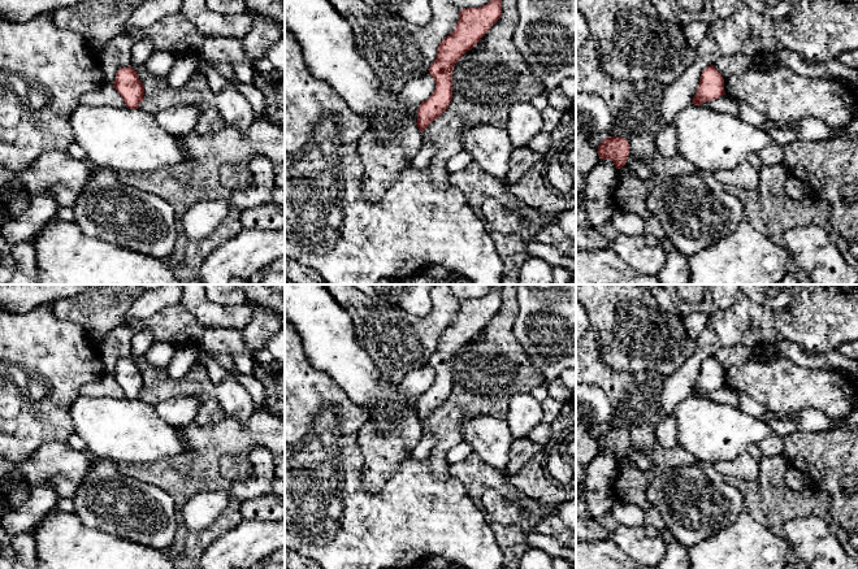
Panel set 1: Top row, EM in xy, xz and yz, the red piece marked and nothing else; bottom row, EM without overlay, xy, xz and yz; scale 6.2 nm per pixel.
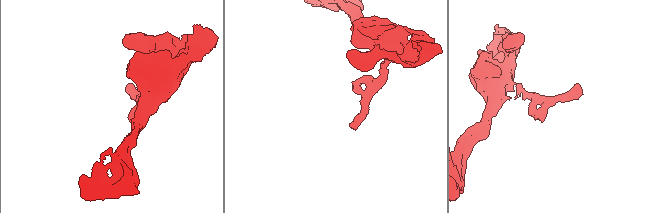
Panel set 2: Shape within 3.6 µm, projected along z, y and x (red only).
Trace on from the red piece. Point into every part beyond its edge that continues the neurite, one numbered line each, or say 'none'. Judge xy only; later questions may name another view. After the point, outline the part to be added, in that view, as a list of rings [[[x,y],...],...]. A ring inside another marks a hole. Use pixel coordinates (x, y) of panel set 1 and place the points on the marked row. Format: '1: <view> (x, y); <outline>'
none

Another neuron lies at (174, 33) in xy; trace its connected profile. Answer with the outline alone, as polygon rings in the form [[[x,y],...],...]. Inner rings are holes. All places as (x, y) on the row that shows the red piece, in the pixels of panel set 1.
[[[178,12],[161,18],[147,29],[130,31],[129,39],[133,44],[142,39],[150,39],[155,51],[168,51],[177,56],[196,53],[205,36],[183,13]]]

